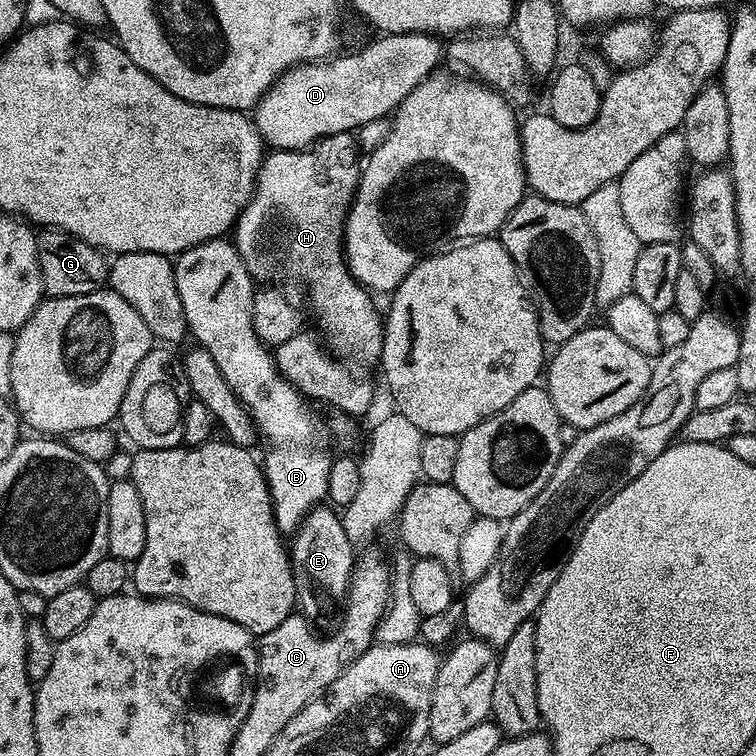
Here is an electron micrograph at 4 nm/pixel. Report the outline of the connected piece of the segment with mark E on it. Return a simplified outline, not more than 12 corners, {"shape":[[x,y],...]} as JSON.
{"shape":[[335,507],[311,508],[291,537],[299,615],[335,617],[354,545]]}

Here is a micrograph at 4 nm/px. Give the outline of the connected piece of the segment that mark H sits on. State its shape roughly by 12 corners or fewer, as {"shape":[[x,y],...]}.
{"shape":[[357,137],[269,151],[236,217],[253,281],[308,283],[337,357],[379,361],[382,312],[350,275]]}

